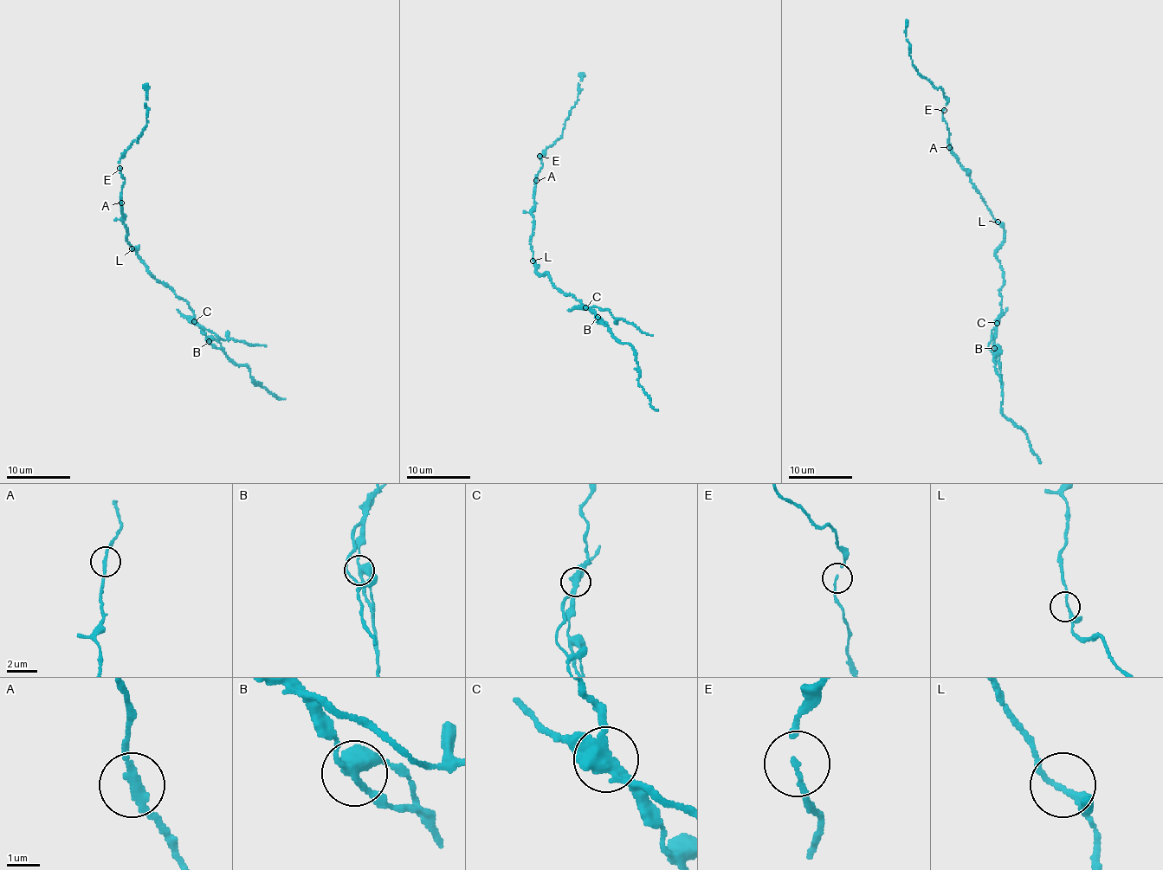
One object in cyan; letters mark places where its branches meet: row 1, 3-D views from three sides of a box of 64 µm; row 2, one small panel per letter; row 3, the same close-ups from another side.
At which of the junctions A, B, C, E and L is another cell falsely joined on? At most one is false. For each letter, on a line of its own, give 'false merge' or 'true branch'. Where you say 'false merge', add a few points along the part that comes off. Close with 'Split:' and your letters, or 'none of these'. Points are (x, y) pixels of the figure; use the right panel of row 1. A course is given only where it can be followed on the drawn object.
A: true branch
B: true branch
C: false merge | (998, 323), (988, 345), (994, 354), (1001, 383)
E: true branch
L: true branch
Split: C

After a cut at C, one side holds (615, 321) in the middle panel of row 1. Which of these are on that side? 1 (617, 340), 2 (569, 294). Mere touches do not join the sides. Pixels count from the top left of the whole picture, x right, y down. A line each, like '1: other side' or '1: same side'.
1: other side
2: other side

